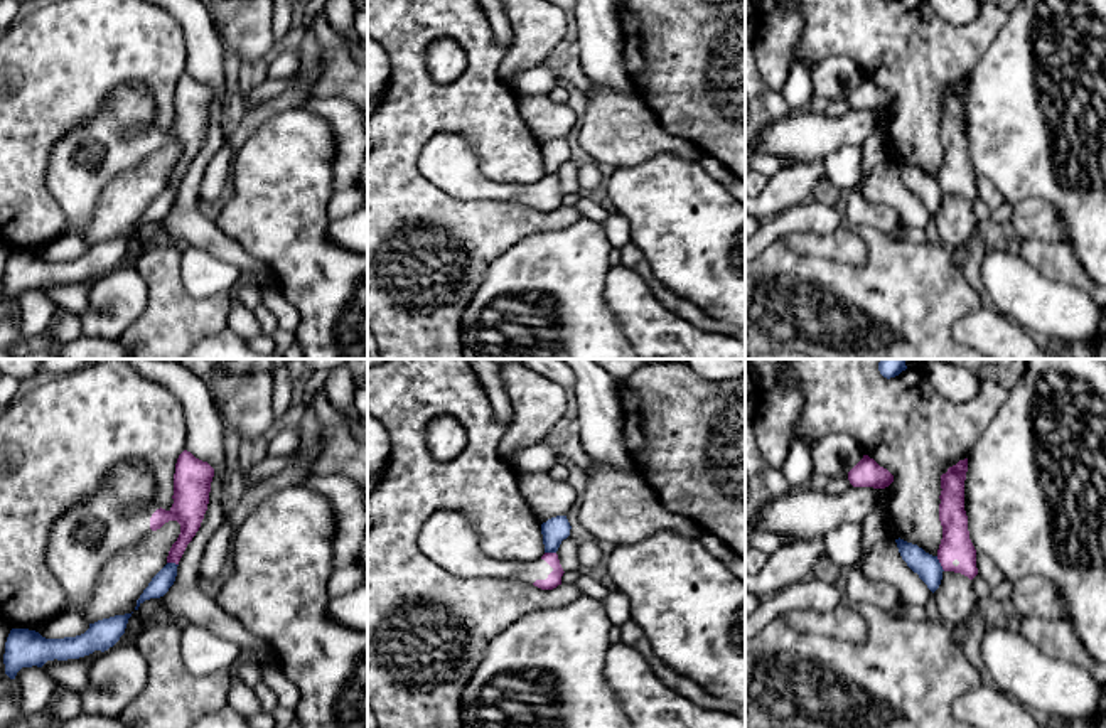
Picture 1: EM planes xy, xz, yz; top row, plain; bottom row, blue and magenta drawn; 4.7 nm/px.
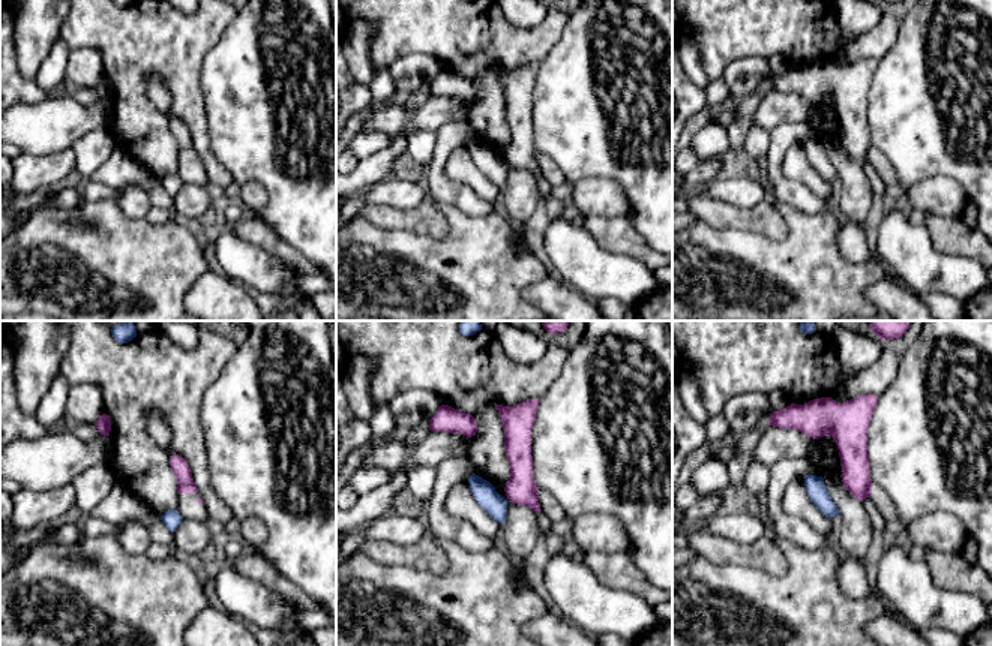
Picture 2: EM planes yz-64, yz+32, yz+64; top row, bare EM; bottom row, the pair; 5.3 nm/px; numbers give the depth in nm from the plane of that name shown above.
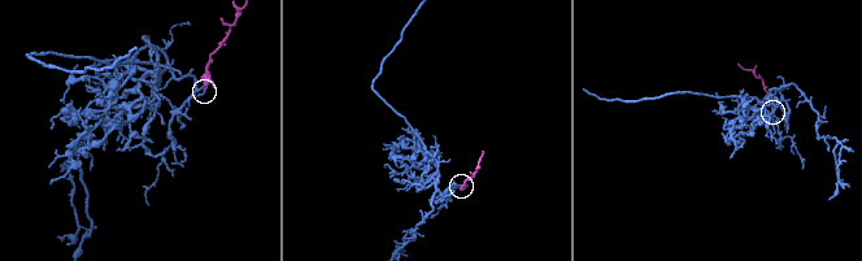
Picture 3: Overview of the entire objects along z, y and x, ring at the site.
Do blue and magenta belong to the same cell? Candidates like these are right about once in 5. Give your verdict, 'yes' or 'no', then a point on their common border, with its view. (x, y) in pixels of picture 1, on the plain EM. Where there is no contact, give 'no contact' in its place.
no | yz (939, 186)

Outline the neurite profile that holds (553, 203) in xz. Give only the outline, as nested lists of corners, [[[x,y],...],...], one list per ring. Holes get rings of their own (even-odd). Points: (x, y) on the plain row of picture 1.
[[[442,131],[428,140],[418,157],[420,172],[448,195],[460,201],[501,201],[553,212],[561,207],[563,190],[556,175],[528,184],[487,179],[470,142]]]

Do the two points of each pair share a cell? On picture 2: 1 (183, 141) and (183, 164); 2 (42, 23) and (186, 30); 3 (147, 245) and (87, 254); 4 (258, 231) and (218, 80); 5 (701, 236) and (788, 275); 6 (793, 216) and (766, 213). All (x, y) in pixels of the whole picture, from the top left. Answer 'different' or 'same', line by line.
1: same
2: different
3: same
4: different
5: same
6: different

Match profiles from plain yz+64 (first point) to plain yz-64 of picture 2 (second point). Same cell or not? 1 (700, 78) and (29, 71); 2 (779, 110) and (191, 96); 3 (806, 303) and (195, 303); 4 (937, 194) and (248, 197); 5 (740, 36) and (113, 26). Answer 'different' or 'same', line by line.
1: same
2: different
3: different
4: same
5: same

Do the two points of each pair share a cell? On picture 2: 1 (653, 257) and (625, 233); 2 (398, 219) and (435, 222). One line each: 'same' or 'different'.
1: same
2: same

